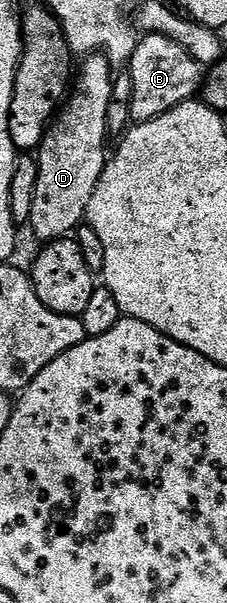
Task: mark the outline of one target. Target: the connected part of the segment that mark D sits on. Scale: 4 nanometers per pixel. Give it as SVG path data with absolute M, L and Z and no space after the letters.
M90 54L84 57L75 83L36 153L39 182L35 182L35 202L31 202L28 227L33 228L41 242L66 239L82 227L84 220L81 219L90 215L95 186L107 163L107 108L114 77L114 65L106 56Z

